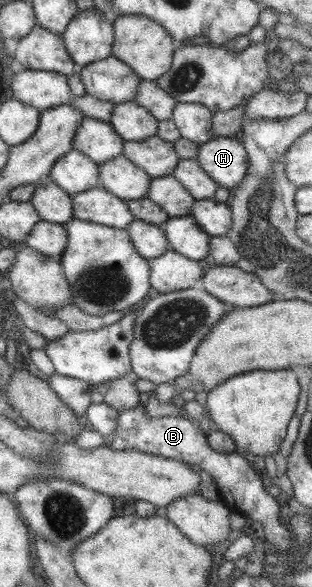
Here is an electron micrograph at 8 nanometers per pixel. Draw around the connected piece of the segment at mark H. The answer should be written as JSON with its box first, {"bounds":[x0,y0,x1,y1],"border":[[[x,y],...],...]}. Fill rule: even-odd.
{"bounds":[194,136,247,190],"border":[[[214,136],[199,145],[194,158],[217,186],[228,190],[242,182],[247,169],[245,148],[234,137]]]}

